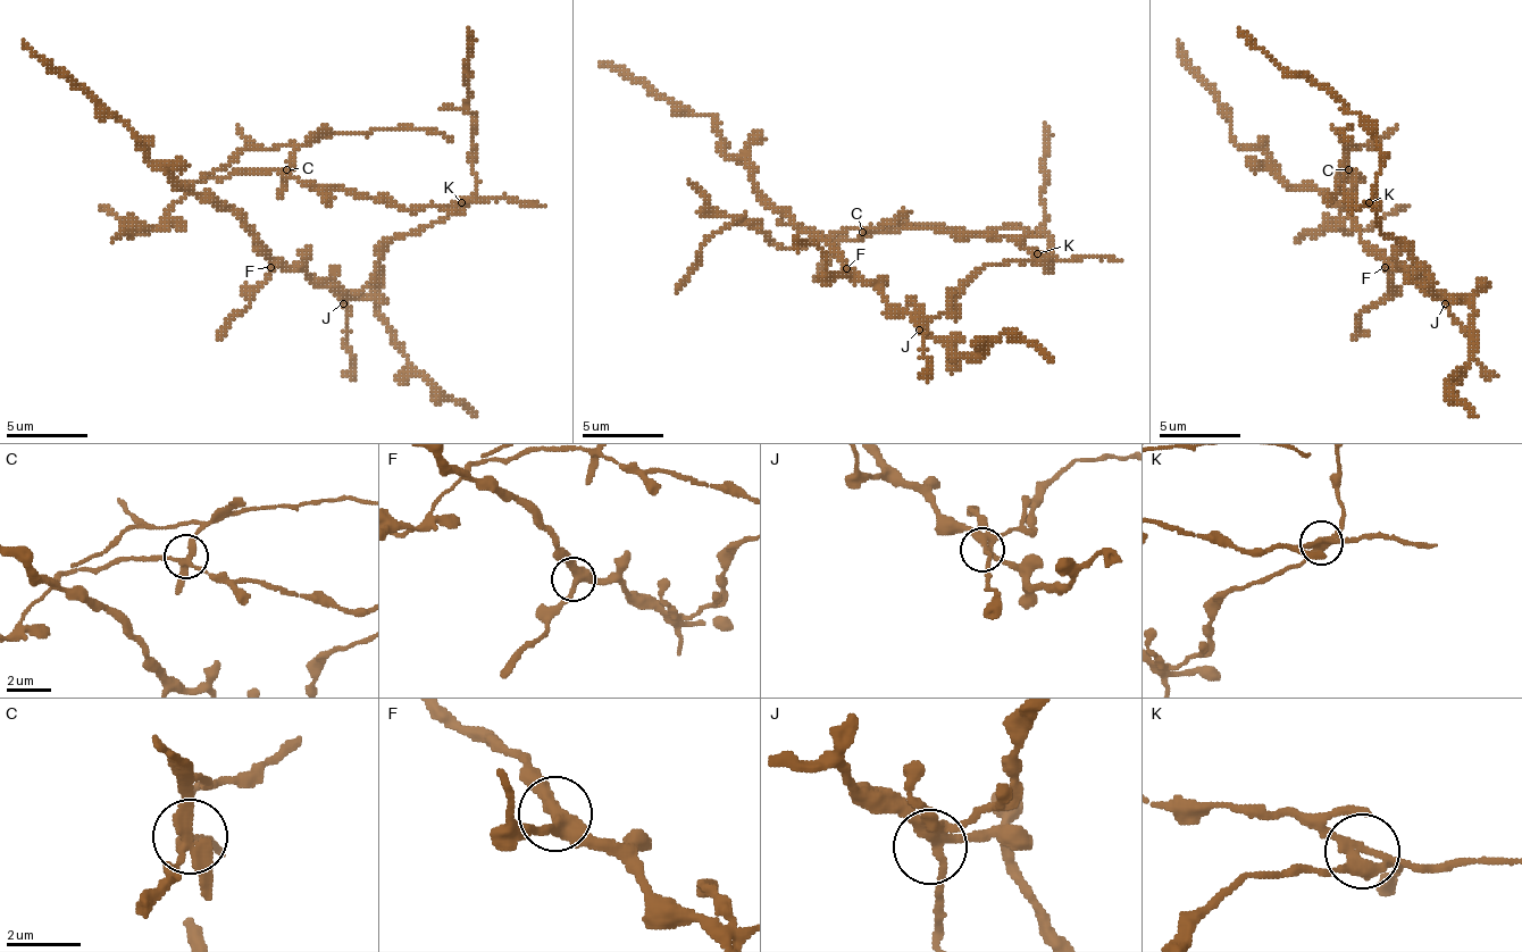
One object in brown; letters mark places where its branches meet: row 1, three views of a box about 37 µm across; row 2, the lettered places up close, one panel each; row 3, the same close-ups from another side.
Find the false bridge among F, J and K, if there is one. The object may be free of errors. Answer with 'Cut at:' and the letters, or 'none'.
Cut at: K

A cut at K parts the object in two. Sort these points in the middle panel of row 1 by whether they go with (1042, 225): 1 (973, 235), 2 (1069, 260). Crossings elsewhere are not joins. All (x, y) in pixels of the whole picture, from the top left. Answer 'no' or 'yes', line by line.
1: no
2: no

